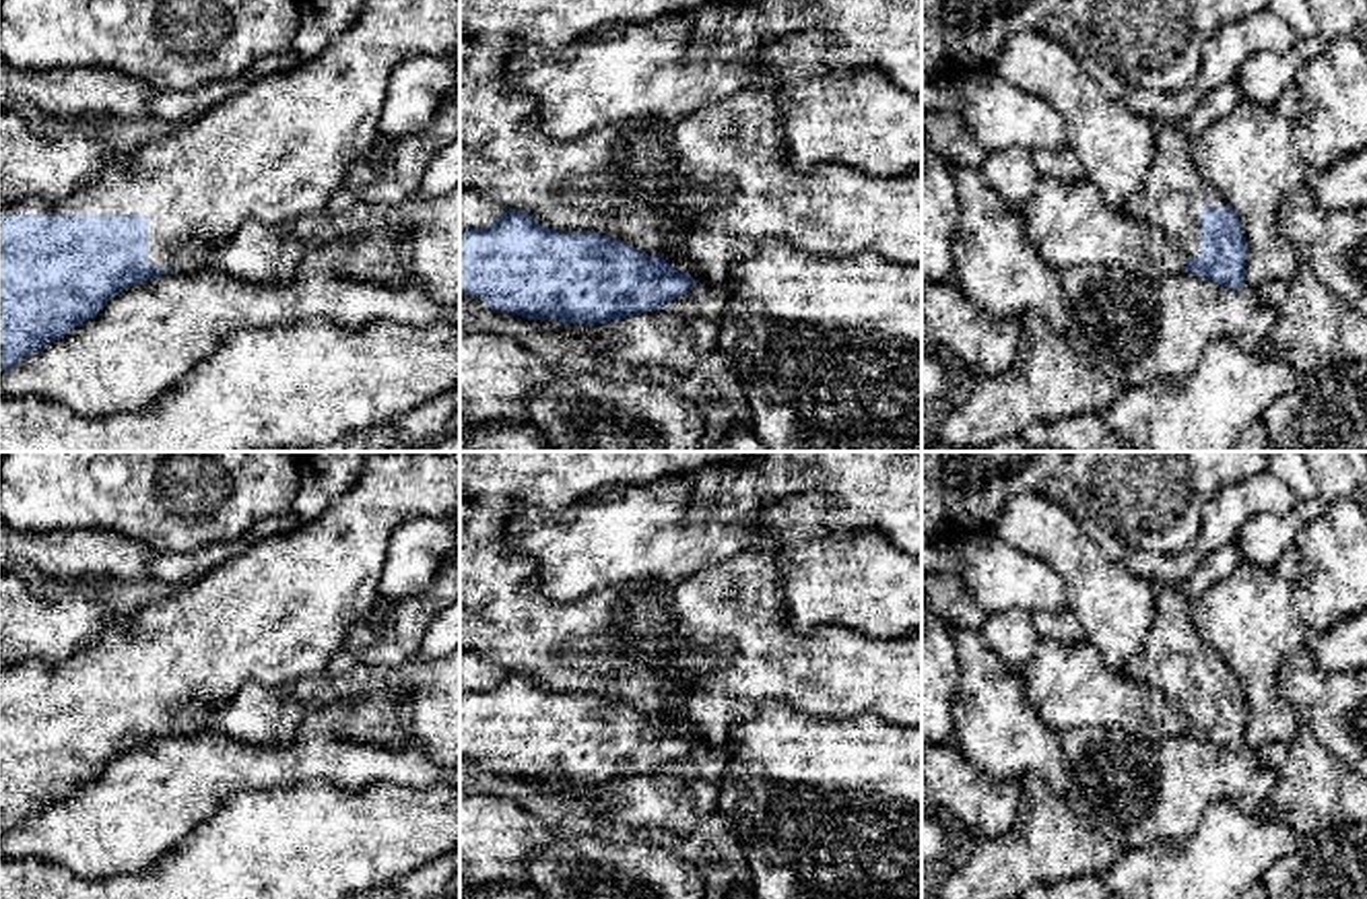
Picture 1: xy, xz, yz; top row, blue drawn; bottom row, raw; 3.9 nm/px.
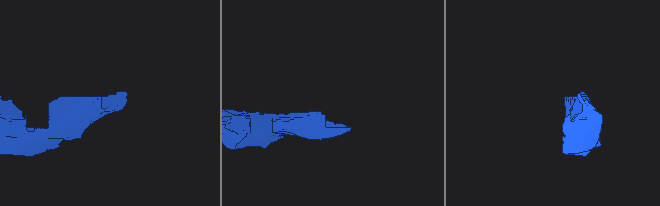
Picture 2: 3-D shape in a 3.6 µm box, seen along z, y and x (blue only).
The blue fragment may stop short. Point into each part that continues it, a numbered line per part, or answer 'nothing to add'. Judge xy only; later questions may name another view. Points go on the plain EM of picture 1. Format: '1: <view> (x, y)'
1: xy (281, 611)

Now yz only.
1: yz (1174, 654)

